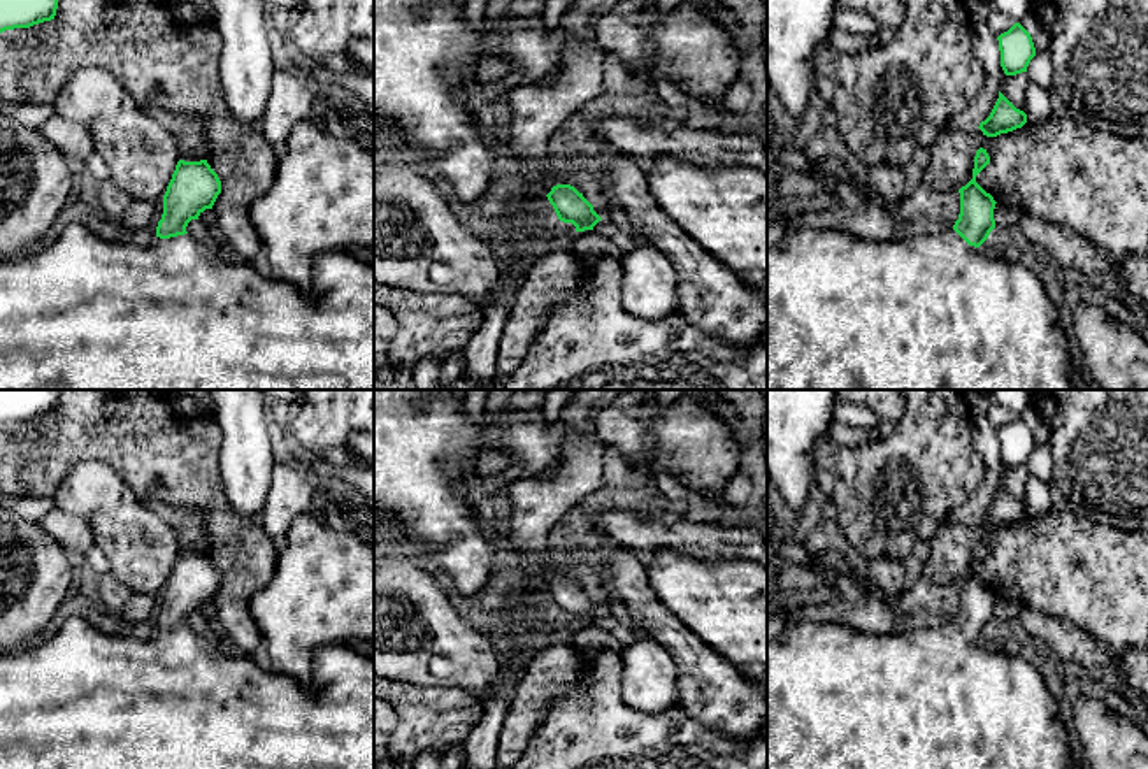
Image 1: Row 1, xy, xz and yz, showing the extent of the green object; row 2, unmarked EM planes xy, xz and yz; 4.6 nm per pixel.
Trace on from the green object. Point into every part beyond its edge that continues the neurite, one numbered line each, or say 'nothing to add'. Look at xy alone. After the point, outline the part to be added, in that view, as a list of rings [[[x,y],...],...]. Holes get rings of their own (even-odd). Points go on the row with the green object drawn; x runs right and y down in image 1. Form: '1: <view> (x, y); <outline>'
1: xy (86, 313); [[[72,221],[61,235],[37,255],[18,260],[0,260],[0,390],[374,390],[374,263],[353,256],[349,251],[330,251],[314,256],[312,290],[302,291],[295,284],[274,276],[262,276],[249,262],[232,256],[219,246],[205,244],[190,234],[160,239],[147,246],[107,241],[93,234],[84,223]]]

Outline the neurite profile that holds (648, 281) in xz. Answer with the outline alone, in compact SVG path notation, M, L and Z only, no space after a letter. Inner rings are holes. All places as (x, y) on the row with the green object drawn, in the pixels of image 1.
M653 246L623 251L621 304L632 316L657 321L679 309L676 270Z

